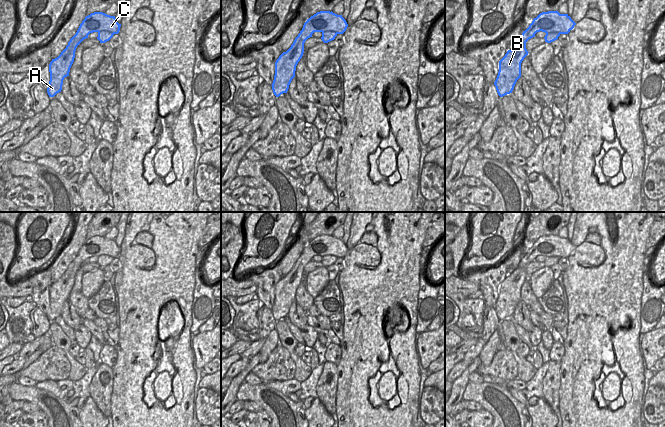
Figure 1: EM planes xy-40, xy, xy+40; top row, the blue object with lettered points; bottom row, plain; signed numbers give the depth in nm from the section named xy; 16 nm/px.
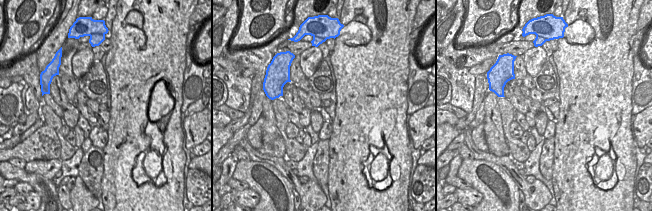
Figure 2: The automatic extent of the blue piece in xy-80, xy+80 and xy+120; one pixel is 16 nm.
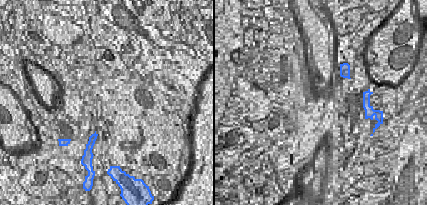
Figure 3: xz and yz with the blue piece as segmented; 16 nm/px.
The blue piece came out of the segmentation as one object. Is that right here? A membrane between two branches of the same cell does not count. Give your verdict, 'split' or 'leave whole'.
leave whole

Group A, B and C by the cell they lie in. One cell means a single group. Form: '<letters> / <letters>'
A B C

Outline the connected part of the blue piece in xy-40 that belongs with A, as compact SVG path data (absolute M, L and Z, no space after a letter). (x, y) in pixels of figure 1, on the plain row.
M94 236L86 240L66 272L49 288L50 305L47 312L49 321L54 321L61 316L63 304L69 300L70 292L74 286L76 272L84 263L88 262L90 257L97 256L97 263L100 267L105 267L114 258L119 257L120 251L121 248L117 246L115 240L103 236Z

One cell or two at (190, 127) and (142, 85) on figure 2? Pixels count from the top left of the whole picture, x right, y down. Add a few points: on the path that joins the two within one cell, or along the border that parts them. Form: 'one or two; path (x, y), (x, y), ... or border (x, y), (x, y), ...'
two; border (183, 132), (185, 135)

